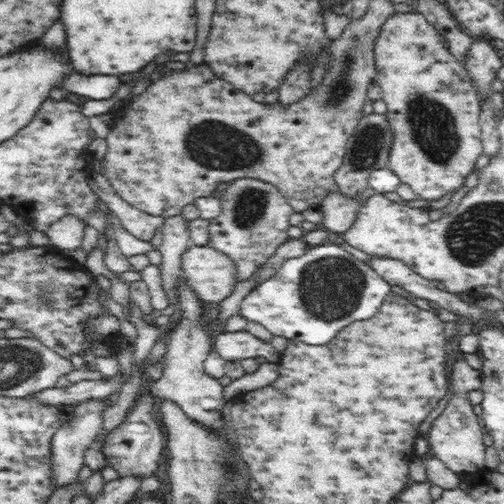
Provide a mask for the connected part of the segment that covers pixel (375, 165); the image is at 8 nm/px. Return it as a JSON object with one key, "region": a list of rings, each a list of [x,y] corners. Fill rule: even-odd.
{"region":[[[372,113],[363,117],[355,129],[352,138],[346,142],[346,155],[344,155],[343,163],[334,173],[337,192],[344,196],[360,196],[369,187],[368,175],[373,170],[387,168],[390,146],[394,142],[394,134],[390,131],[388,119],[384,114]]]}

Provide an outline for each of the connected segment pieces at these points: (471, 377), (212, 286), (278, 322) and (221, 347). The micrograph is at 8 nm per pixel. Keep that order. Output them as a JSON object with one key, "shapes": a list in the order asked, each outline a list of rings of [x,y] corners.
{"shapes":[[[[456,357],[452,364],[449,382],[451,395],[447,399],[443,412],[433,420],[429,432],[423,438],[424,447],[428,447],[450,470],[456,473],[481,471],[485,466],[486,445],[482,441],[482,427],[468,400],[468,392],[480,389],[483,383],[481,370],[474,369],[466,363],[464,357]]],[[[191,244],[180,266],[188,287],[202,302],[222,302],[237,286],[234,261],[208,245]]],[[[340,245],[309,246],[302,256],[285,260],[276,274],[252,289],[239,303],[236,315],[244,317],[247,321],[262,324],[272,335],[324,347],[339,330],[354,321],[366,320],[376,315],[385,296],[390,292],[390,286],[391,284],[388,284],[373,268],[342,249]]],[[[224,331],[213,334],[213,349],[226,361],[256,359],[264,357],[267,362],[275,363],[280,354],[271,343],[265,342],[248,331]]]]}

